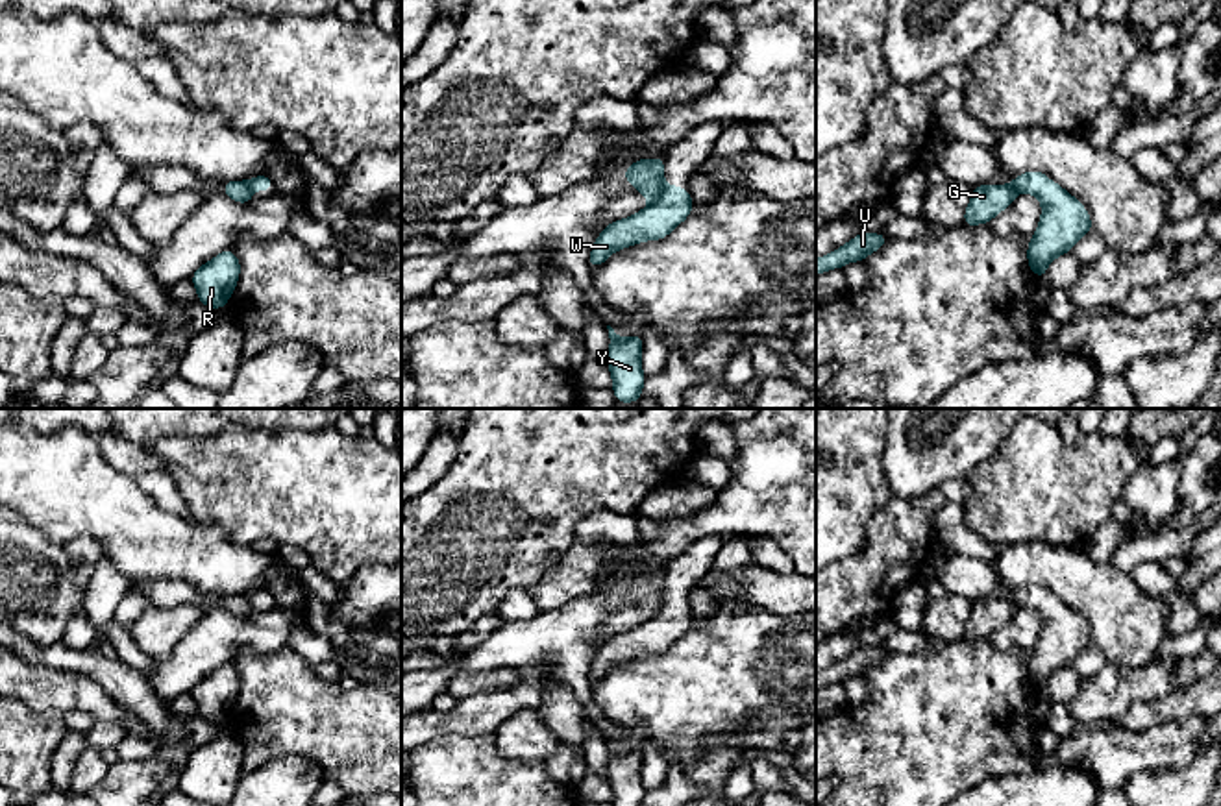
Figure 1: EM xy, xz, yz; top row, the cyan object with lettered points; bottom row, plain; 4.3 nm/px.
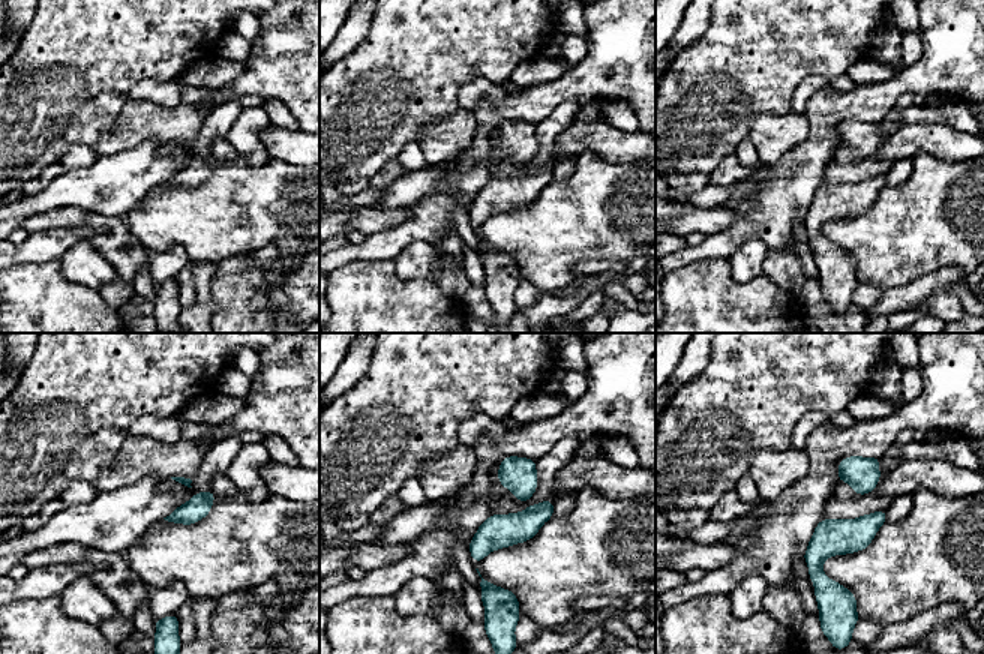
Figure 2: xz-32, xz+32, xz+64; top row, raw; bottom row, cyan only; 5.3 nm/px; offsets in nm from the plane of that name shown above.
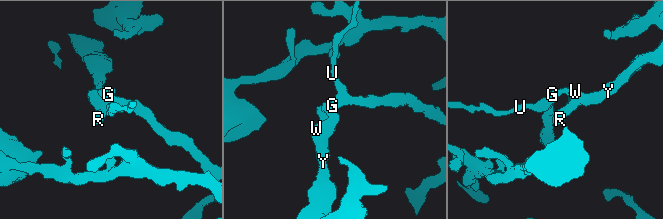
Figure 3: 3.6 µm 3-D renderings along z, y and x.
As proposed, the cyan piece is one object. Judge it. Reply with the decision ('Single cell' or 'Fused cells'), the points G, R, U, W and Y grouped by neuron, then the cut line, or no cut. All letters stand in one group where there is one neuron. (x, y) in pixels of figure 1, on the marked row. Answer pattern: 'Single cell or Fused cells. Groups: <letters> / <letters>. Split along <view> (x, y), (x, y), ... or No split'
Fused cells. Groups: G U / R W Y. Split along xz (665, 185), (652, 204)

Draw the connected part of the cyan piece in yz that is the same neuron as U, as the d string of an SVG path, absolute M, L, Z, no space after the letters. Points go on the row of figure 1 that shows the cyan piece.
M860 233L842 248L816 259L816 275L832 268L844 268L847 263L866 261L870 253L877 251L888 240L890 238L881 233Z

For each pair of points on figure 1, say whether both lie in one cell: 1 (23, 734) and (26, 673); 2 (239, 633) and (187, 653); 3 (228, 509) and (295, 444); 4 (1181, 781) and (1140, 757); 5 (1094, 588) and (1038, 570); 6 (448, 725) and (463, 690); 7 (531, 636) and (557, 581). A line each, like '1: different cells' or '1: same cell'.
1: different cells
2: same cell
3: same cell
4: different cells
5: same cell
6: different cells
7: different cells

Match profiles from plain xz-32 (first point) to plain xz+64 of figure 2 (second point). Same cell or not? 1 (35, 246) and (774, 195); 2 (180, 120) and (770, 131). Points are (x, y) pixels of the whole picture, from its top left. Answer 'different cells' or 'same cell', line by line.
1: same cell
2: same cell

